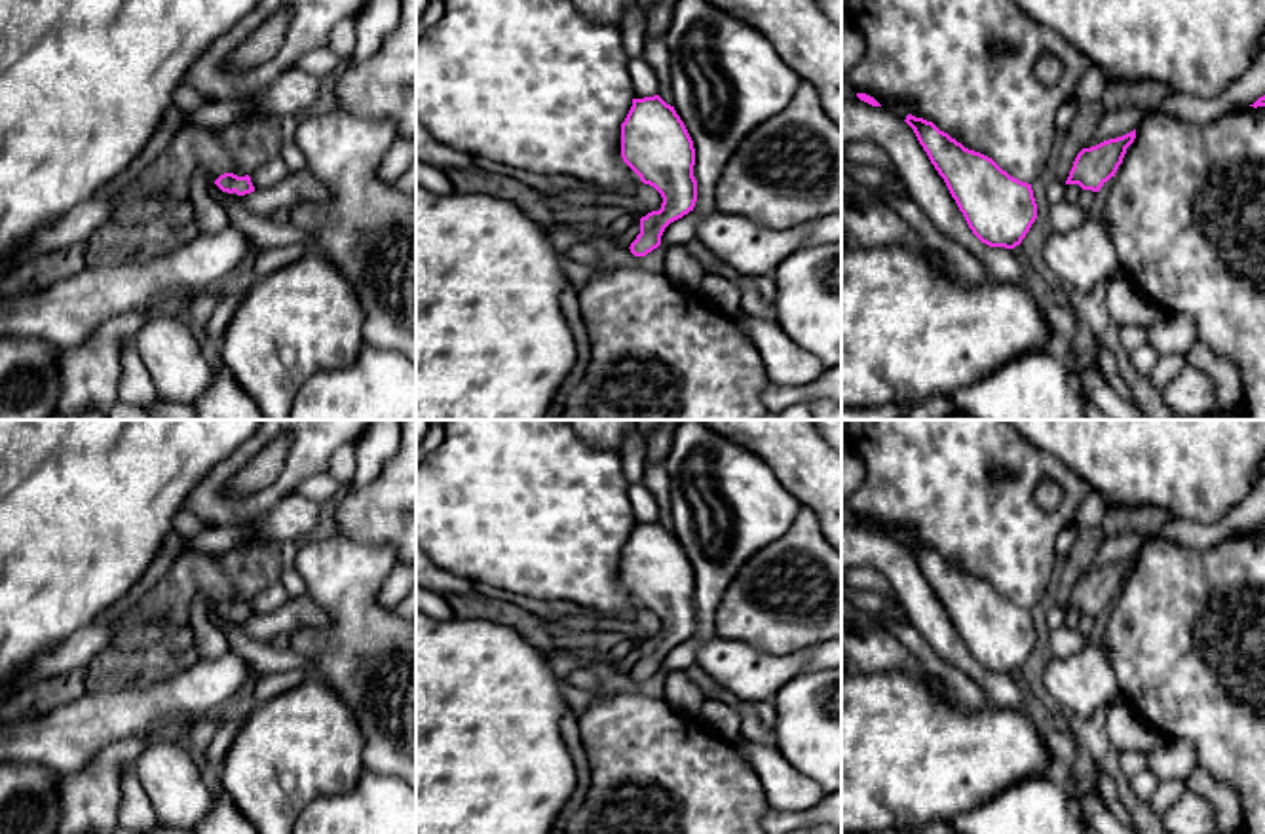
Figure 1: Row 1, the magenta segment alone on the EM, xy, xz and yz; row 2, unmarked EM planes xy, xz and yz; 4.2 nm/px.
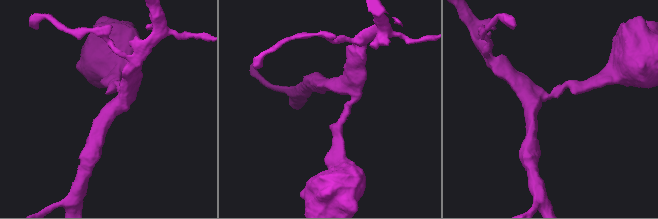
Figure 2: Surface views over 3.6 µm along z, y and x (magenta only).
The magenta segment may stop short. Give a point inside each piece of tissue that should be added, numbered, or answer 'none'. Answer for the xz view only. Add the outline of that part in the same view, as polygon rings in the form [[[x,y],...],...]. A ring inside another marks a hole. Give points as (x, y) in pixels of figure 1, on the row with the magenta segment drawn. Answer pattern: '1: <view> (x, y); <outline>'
none

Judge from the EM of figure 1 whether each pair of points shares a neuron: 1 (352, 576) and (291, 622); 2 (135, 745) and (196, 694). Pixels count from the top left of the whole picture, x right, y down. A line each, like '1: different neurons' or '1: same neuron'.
1: different neurons
2: different neurons

